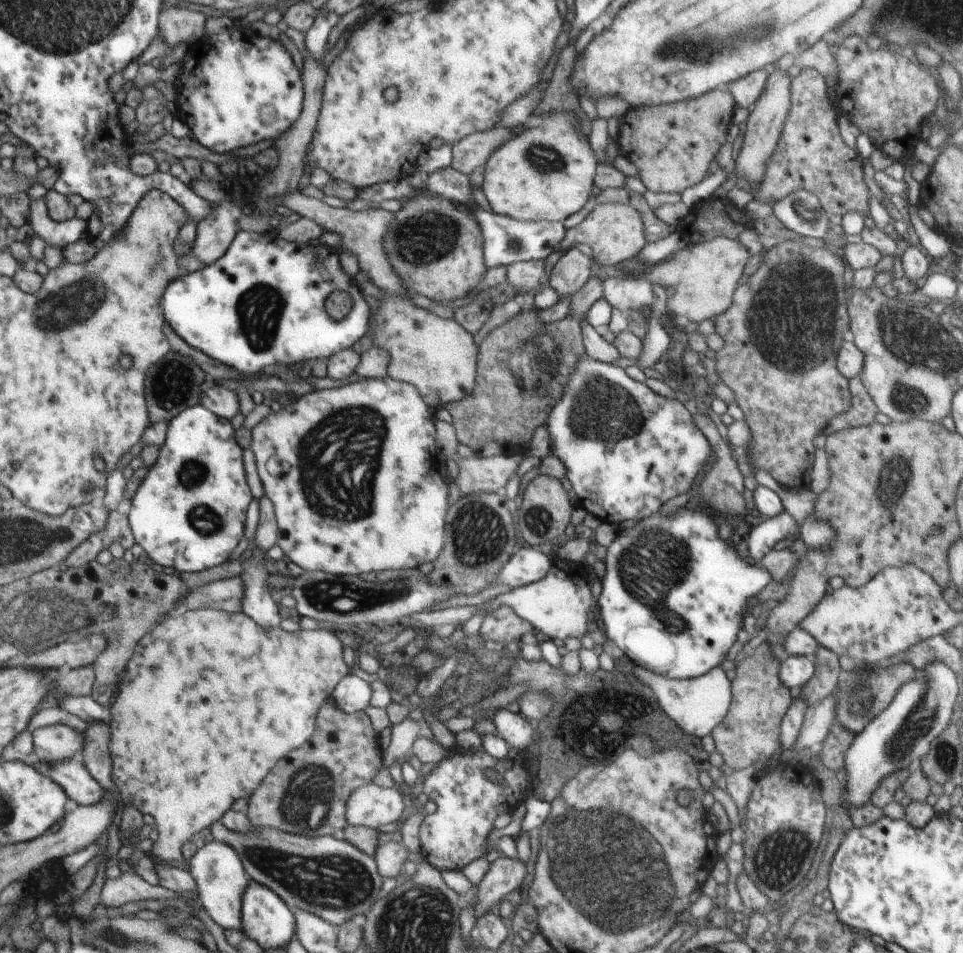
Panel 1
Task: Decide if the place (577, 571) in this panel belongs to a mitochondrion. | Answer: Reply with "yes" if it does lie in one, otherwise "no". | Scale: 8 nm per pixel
no

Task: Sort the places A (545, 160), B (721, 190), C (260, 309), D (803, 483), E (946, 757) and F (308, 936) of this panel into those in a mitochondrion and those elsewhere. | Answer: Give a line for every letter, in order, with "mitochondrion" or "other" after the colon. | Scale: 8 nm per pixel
A: mitochondrion
B: other
C: mitochondrion
D: other
E: mitochondrion
F: other

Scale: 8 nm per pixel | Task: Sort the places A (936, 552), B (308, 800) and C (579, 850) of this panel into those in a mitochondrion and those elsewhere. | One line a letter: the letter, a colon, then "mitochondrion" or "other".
A: other
B: mitochondrion
C: mitochondrion

